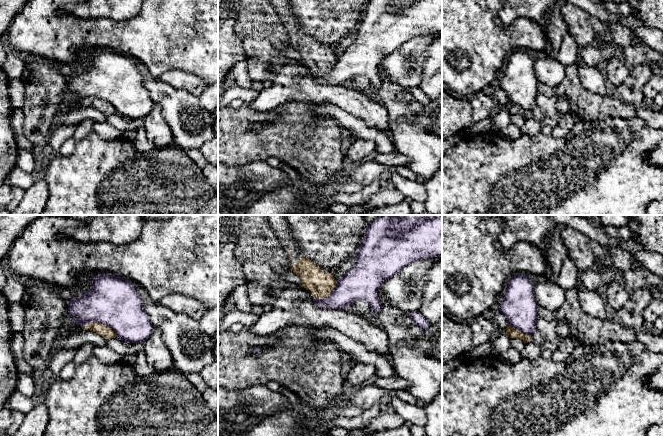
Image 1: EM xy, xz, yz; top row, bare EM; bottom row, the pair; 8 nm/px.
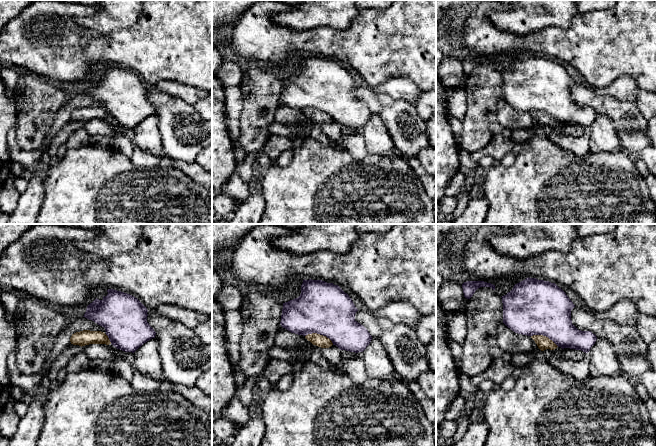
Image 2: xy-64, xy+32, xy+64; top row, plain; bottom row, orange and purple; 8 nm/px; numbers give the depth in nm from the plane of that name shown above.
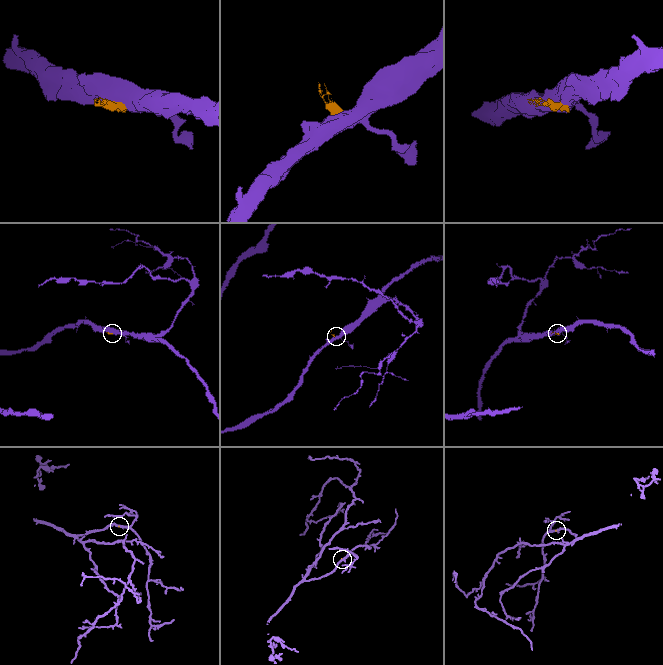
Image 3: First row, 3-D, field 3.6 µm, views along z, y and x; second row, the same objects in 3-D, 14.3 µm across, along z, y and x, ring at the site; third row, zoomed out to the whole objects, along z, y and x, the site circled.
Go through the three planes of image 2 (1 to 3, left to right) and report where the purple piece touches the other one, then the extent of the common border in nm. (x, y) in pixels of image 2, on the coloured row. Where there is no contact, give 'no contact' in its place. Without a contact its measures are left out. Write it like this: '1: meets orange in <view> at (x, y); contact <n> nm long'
1: meets orange in xy-64 at (108, 339); contact 90 nm long
2: meets orange in xy+32 at (319, 334); contact 240 nm long
3: meets orange in xy+64 at (545, 336); contact 240 nm long

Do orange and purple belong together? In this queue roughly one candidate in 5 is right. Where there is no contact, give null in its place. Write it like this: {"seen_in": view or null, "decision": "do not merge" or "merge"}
{"seen_in": "xy", "decision": "do not merge"}

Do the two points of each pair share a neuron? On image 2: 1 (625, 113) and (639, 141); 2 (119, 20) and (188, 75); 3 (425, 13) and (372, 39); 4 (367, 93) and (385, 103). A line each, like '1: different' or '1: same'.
1: same
2: different
3: same
4: same

